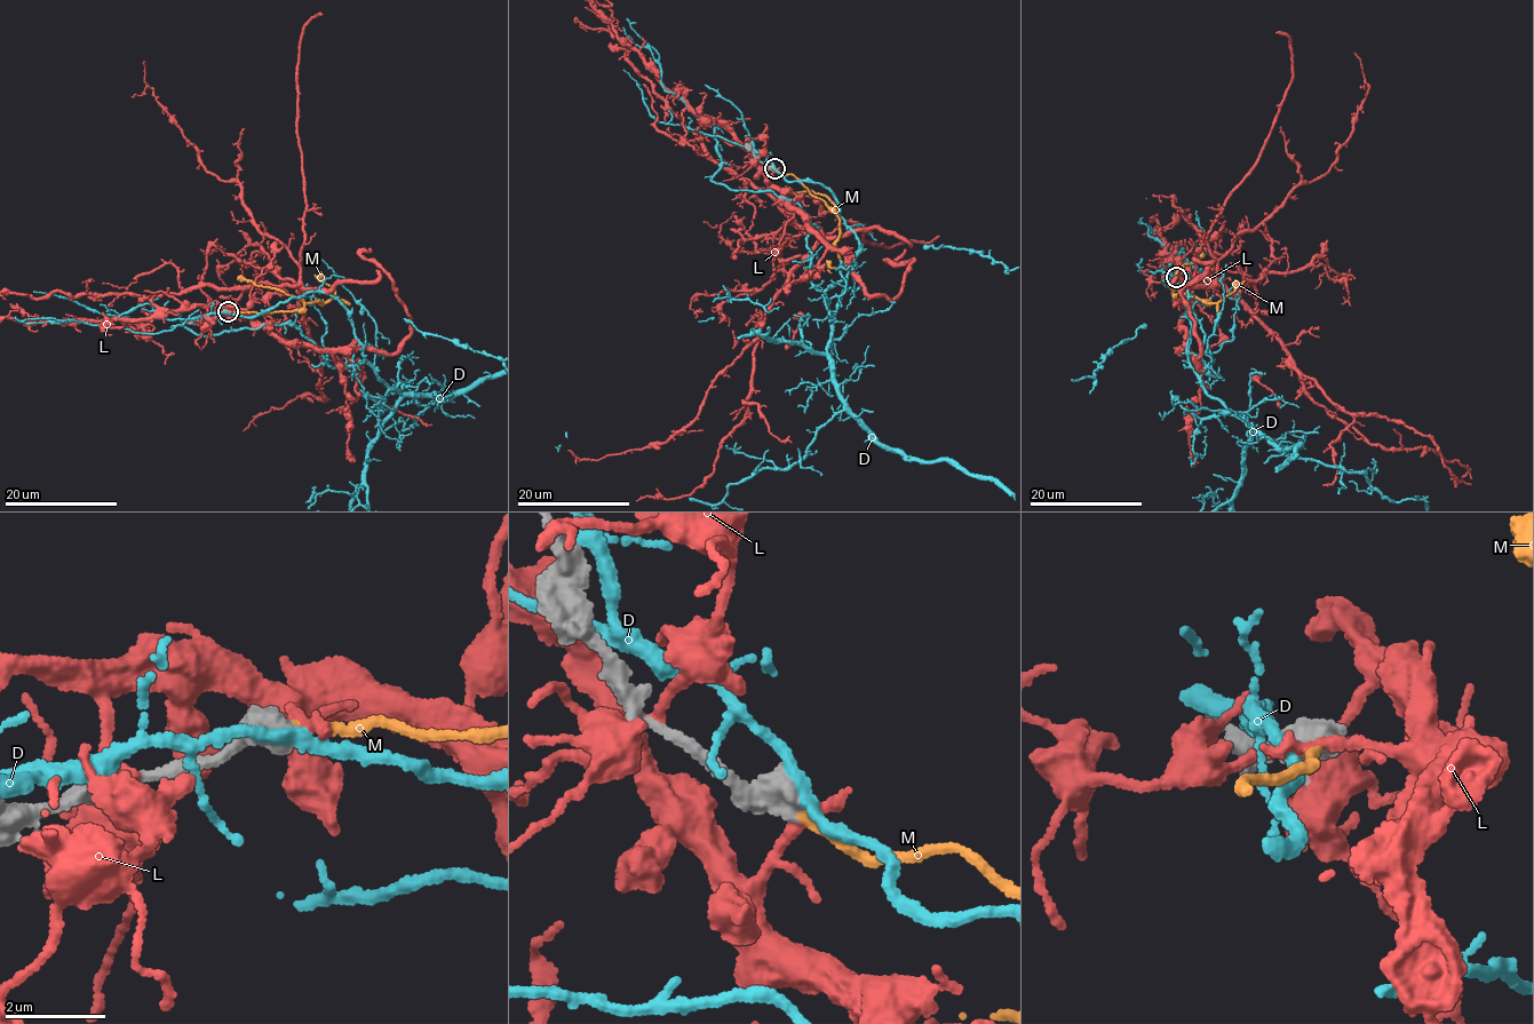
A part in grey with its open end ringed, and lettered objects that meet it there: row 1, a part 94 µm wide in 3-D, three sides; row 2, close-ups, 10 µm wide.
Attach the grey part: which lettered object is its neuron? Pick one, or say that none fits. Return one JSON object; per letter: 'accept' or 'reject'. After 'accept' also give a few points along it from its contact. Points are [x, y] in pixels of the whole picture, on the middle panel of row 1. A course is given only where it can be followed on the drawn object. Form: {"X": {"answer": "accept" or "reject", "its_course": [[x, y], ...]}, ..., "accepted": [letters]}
{"D": {"answer": "reject"}, "L": {"answer": "reject"}, "M": {"answer": "accept", "its_course": [[775, 169], [794, 174], [834, 212], [841, 262], [839, 268], [828, 268], [831, 274]]}, "accepted": ["M"]}

